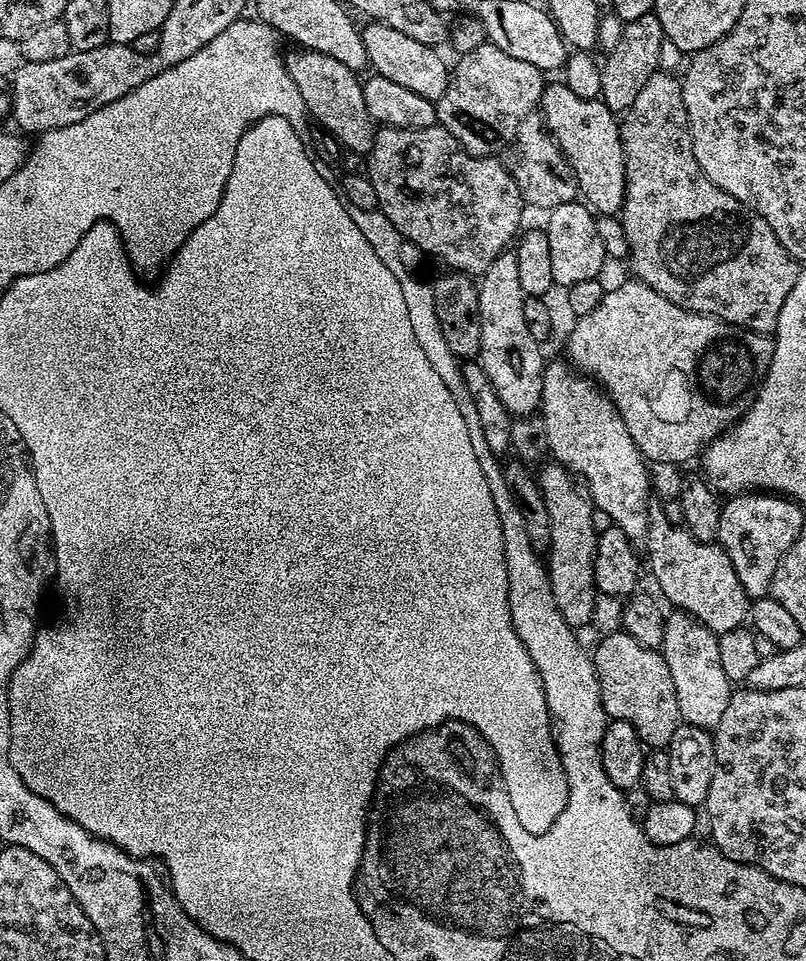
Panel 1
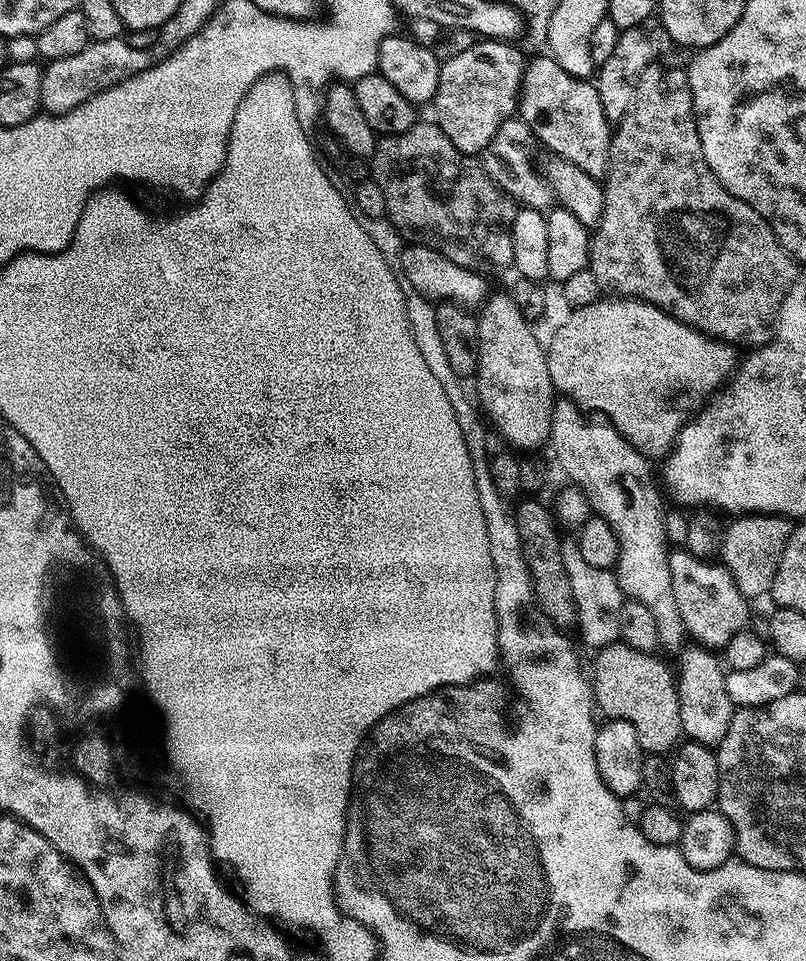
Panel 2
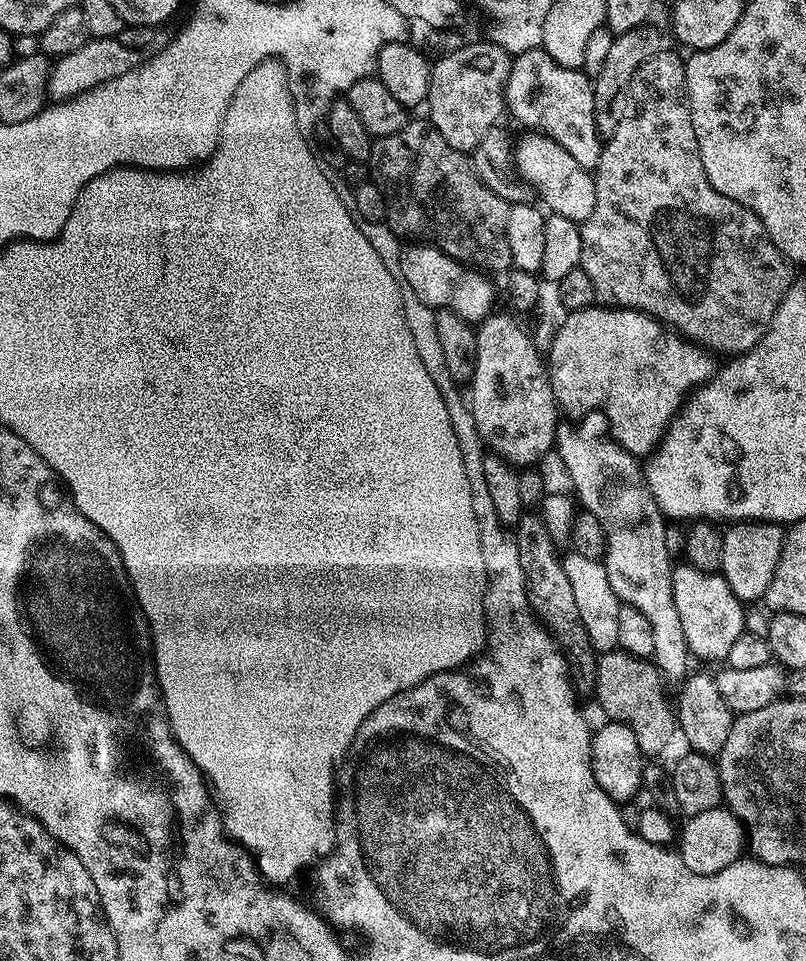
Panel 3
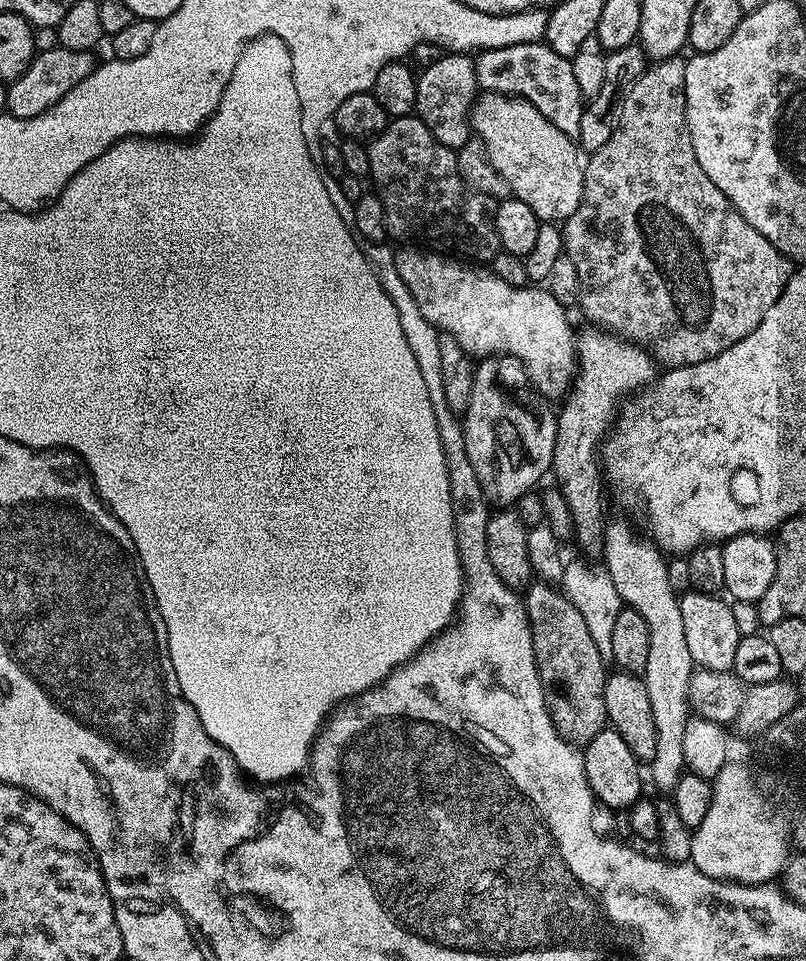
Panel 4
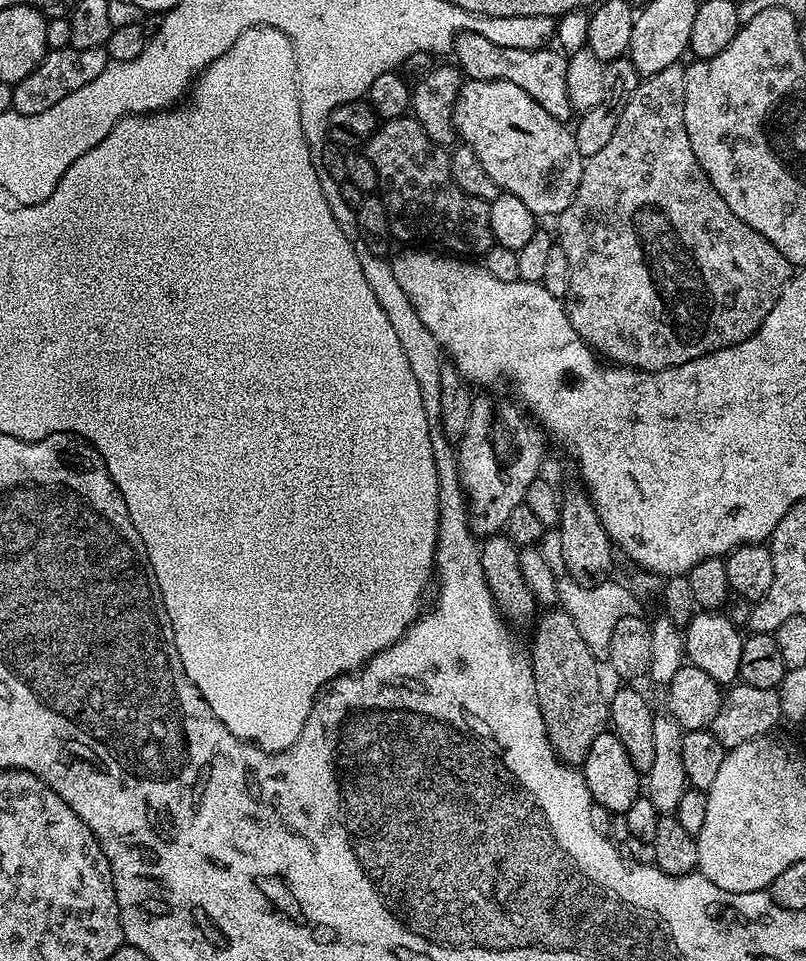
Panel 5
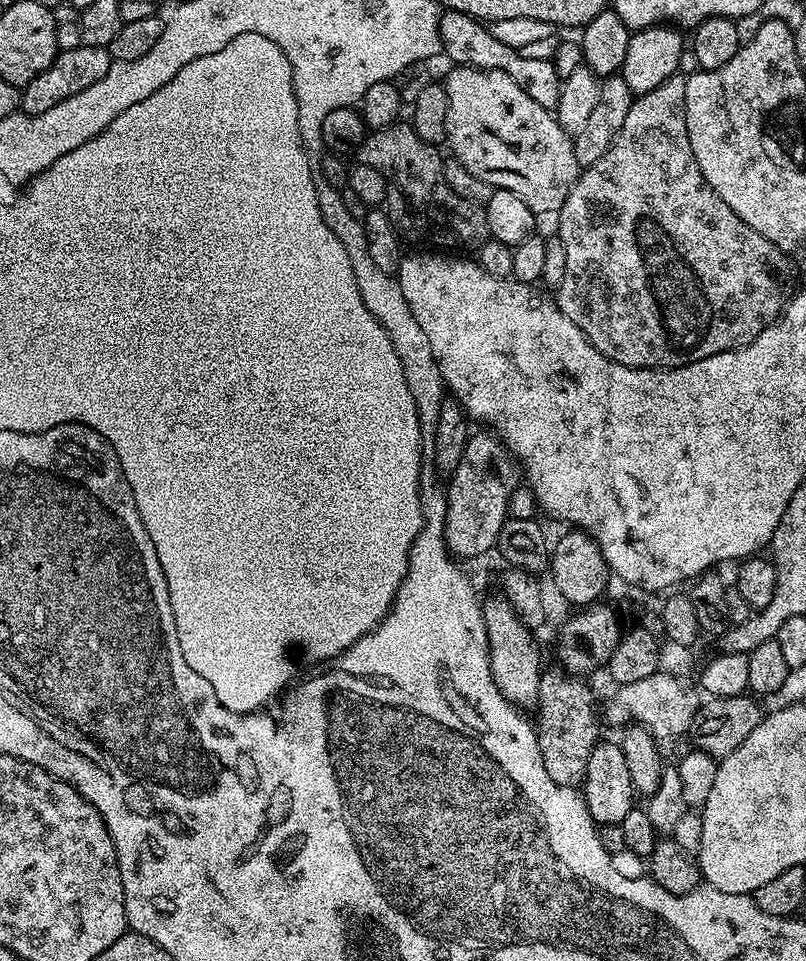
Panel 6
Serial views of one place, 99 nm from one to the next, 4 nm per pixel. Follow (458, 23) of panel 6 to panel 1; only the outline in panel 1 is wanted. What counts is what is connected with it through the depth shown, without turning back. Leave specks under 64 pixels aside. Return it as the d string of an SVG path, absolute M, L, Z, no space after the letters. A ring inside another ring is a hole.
M563 82L545 83L538 112L544 127L551 132L552 139L570 162L579 195L591 209L600 211L601 217L615 217L624 207L624 151L617 117L603 100L580 98Z

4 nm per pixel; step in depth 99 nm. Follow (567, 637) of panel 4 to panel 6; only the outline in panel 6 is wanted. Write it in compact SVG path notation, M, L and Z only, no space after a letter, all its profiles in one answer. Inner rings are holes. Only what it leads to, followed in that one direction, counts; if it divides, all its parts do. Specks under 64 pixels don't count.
M563 670L545 671L540 677L540 702L534 712L538 750L542 750L542 766L546 766L546 774L550 774L558 786L573 790L583 785L586 762L590 762L590 754L601 739L596 700L580 680L583 679L579 675Z

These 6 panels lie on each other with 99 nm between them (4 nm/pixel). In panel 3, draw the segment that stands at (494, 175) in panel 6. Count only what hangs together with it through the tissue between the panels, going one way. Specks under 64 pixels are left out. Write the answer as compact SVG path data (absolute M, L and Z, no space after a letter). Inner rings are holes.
M529 131L526 135L517 139L514 144L516 171L520 179L540 195L539 203L553 216L570 218L582 222L594 210L594 182L593 173L589 169L578 166L558 142L554 142L543 132Z

